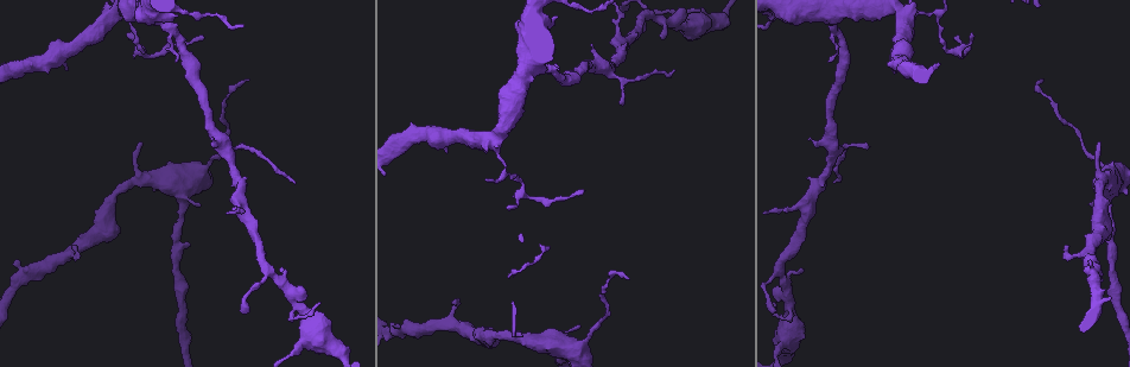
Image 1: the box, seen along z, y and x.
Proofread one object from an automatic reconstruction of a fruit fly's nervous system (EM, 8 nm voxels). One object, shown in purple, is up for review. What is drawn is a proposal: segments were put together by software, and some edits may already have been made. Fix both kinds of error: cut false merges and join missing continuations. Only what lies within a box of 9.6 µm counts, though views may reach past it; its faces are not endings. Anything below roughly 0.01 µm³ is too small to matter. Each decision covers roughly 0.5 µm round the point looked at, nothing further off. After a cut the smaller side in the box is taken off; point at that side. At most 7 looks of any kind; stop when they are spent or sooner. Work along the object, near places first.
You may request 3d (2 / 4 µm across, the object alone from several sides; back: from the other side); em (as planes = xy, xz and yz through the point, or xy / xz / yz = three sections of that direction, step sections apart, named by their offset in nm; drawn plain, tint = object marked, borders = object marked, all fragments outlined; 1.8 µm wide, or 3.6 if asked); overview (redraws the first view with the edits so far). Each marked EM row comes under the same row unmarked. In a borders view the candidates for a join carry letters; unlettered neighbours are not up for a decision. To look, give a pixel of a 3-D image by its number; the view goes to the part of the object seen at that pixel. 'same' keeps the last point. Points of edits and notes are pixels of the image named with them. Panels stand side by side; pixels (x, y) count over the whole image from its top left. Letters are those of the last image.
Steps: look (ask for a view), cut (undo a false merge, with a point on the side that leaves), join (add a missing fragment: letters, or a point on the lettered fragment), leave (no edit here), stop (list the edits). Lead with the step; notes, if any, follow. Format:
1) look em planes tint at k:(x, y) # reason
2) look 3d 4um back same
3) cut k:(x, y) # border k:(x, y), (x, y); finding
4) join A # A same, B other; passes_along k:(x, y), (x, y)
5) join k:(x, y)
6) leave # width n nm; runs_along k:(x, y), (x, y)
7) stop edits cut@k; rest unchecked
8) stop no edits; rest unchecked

look 3d 4um at 1:(202, 166) # sharp bend

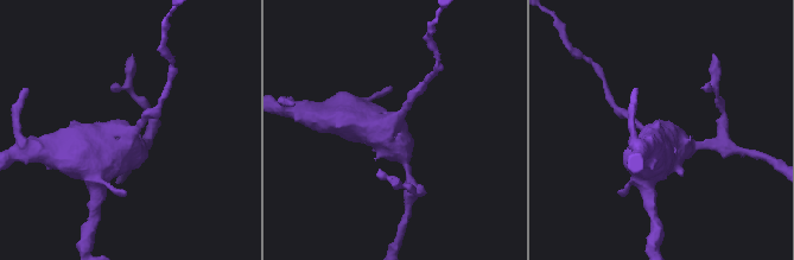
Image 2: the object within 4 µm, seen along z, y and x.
look em xy step 16 tint at 2:(127, 129)

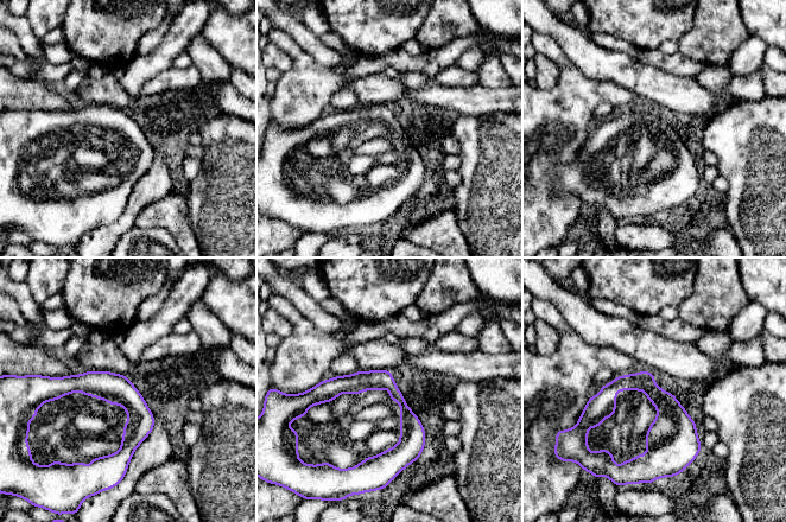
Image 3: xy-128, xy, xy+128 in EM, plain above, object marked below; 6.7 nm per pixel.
look em xy step 16 borders same # what lies round it

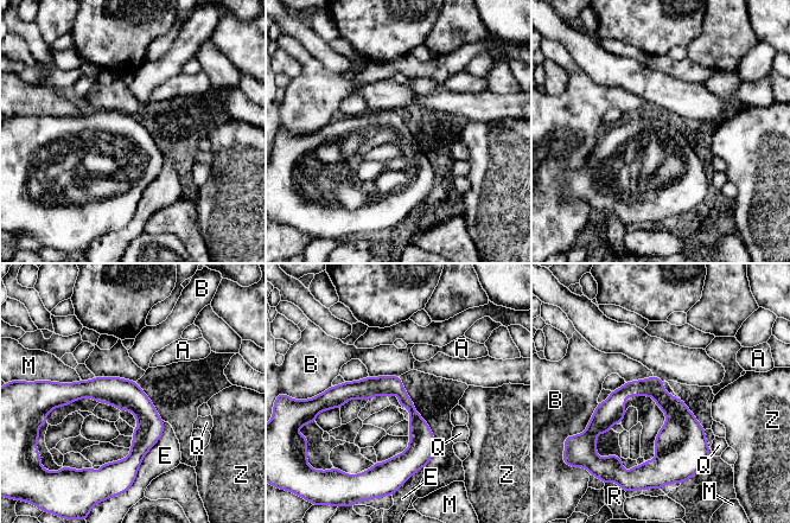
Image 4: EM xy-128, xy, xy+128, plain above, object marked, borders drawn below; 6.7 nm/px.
leave # A other, B other, E other, M other, Q other, R other, Z other; border 4:(399, 376), (369, 377); continuous, no second neuron

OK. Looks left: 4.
look 3d 4um at 1:(295, 302) # sudden change in width

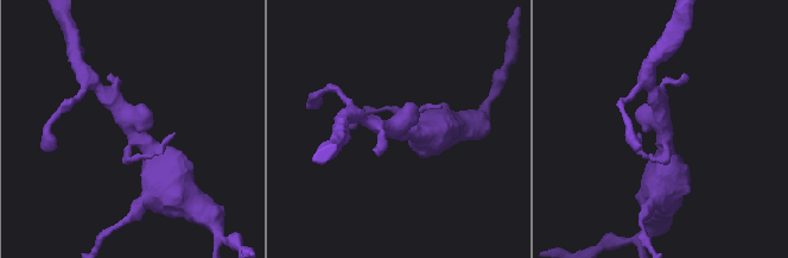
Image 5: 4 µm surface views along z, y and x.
look em planes borders at 5:(136, 135) # now the EM

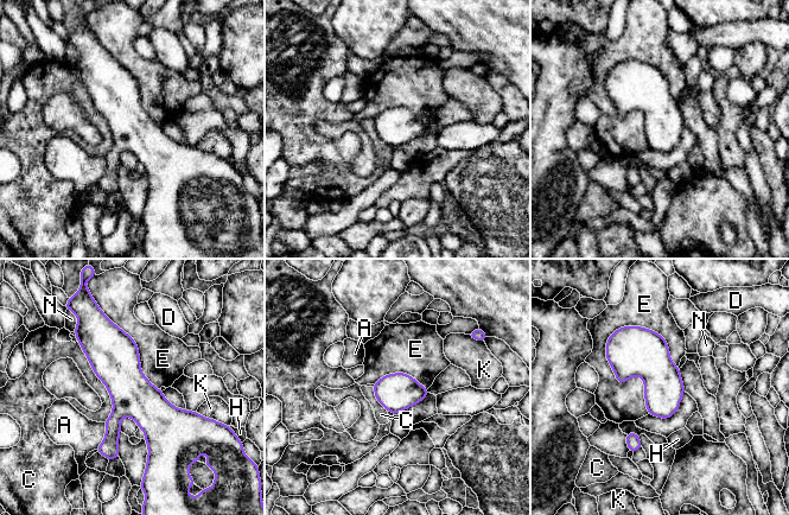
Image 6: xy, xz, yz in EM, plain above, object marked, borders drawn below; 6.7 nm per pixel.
leave # A other, C other, D other, E other, H other, K other, N other; runs_along 6:(107, 325), (154, 414), (150, 461); continuous, no second neuron

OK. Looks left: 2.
look em 3.6um planes borders at 1:(541, 29) # side arm on a straight run

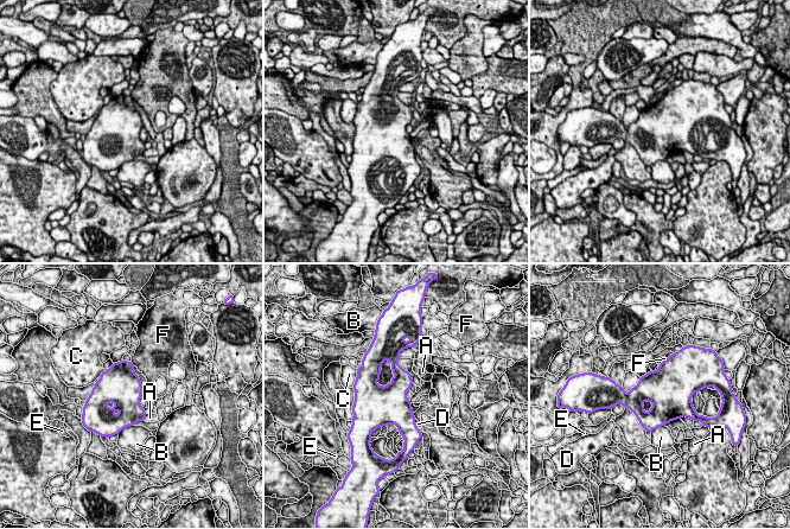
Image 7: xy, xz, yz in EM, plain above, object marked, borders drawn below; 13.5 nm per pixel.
leave # A other, B other, C other, D other, E other, F other; border 7:(414, 419), (419, 431); continuous, no second neuron

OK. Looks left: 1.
stop no edits; rest unchecked

